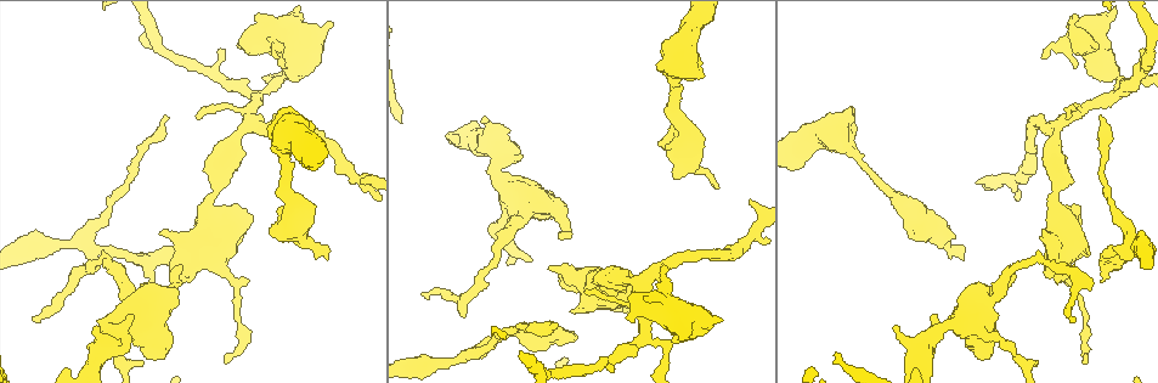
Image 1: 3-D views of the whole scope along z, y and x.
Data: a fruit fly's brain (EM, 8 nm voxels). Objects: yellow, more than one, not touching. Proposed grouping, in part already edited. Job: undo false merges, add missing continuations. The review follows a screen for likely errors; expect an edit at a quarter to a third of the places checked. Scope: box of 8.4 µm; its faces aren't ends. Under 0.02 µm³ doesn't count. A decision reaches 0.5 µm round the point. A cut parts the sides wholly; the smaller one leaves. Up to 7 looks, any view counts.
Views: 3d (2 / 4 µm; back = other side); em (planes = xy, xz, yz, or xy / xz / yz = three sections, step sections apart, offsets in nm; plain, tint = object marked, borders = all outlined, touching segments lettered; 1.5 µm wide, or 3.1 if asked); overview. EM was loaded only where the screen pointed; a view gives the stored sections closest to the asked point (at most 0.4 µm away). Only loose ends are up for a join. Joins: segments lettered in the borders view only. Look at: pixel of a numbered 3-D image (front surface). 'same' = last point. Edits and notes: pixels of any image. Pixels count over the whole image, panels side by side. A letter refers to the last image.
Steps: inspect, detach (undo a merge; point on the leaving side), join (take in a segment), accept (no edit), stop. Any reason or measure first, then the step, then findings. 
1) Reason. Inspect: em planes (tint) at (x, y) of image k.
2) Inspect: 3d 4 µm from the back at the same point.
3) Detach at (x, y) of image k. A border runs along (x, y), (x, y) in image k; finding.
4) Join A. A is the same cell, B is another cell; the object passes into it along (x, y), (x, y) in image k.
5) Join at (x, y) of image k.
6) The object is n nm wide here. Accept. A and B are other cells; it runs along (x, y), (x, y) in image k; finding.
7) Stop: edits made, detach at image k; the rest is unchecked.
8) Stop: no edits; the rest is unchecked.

Three-way junction. Inspect: 3d 2 µm from the back at (1059, 125) of image 1.

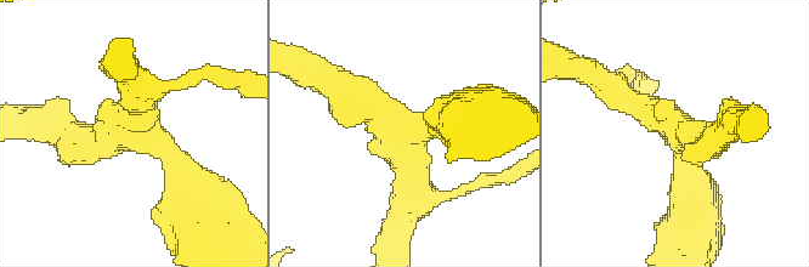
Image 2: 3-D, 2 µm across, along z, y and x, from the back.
Inspect: em planes (plain) at (676, 133) of image 2.

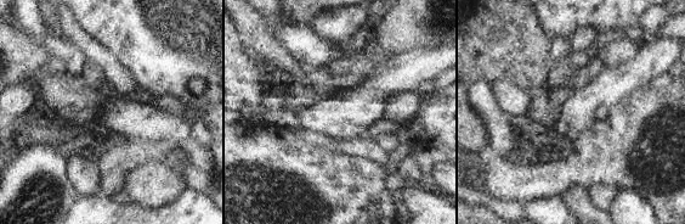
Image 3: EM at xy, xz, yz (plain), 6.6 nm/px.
Inspect: em planes (borders) at the same point.

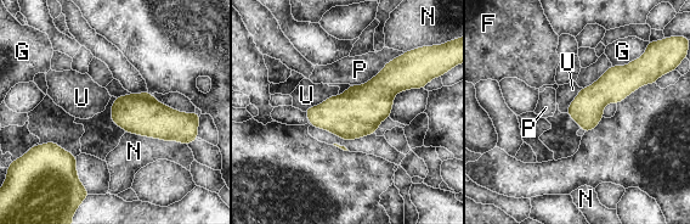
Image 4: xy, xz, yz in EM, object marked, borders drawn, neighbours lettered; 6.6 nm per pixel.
Accept. F, G, N, P and U are other cells; a border runs along (339, 95), (332, 95), (304, 111) in image 4; one neuron here.

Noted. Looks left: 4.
Branch stops here. Inspect: em planes (borders) at (962, 258) of image 1.

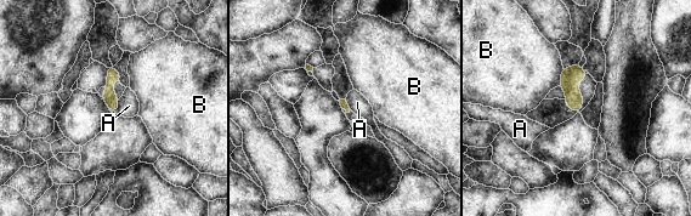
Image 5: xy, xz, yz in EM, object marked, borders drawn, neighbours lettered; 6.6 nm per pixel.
Accept. A and B are other cells; a border runs along (119, 100), (114, 112) in image 5; none of them fits.

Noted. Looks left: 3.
An open end. Inspect: em planes (borders) at (721, 320) of image 1.

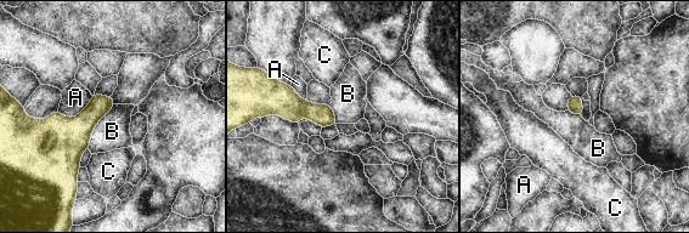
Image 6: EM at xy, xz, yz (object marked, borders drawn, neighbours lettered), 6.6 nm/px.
Accept. A, B and C are other cells; a border runs along (114, 103), (92, 130), (88, 148) in image 6; none of them fits.

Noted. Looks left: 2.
Stop: no edits; the rest is unchecked.

